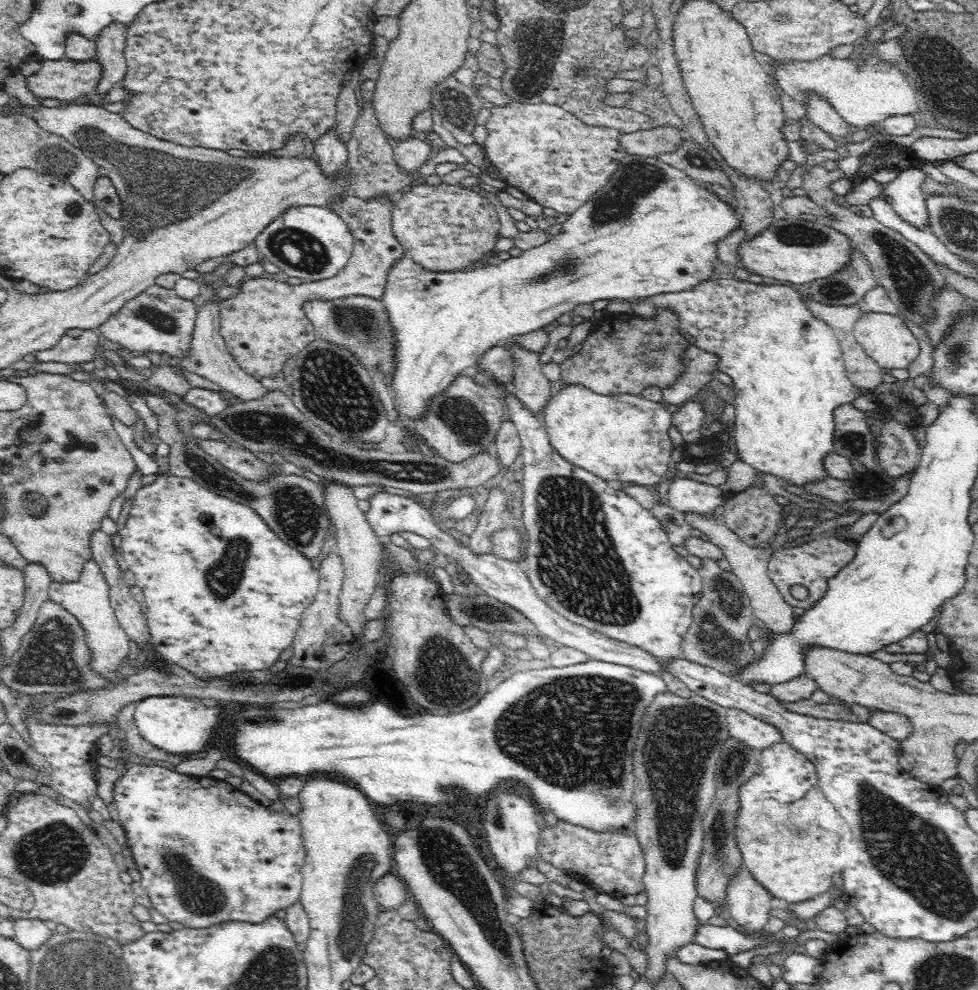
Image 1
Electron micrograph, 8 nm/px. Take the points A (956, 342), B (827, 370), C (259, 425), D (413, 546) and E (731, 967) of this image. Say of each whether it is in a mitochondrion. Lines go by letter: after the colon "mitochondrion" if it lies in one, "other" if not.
A: mitochondrion
B: other
C: mitochondrion
D: other
E: other

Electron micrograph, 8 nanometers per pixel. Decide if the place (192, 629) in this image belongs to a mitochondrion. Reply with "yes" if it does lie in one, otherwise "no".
no

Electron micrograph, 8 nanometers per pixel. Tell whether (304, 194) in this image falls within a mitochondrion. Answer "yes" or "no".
no

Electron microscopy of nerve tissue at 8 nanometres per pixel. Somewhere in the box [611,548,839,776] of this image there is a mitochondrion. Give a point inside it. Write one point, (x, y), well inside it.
(728, 609)

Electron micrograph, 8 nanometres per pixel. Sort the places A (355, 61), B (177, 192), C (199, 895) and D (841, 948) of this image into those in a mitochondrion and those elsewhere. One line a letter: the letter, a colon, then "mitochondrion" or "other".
A: other
B: mitochondrion
C: mitochondrion
D: other

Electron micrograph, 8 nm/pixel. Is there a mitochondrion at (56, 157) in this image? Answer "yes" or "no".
yes

